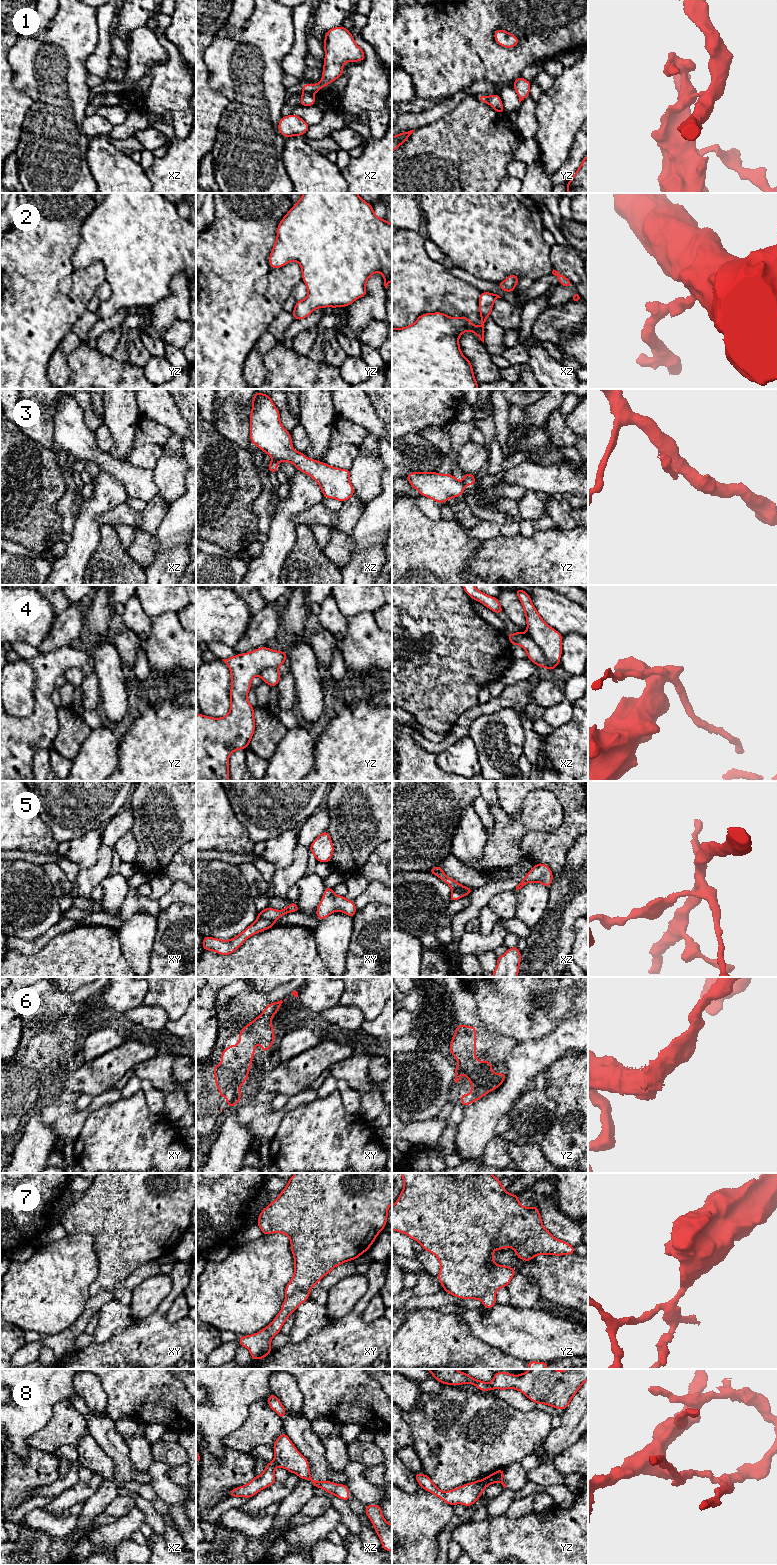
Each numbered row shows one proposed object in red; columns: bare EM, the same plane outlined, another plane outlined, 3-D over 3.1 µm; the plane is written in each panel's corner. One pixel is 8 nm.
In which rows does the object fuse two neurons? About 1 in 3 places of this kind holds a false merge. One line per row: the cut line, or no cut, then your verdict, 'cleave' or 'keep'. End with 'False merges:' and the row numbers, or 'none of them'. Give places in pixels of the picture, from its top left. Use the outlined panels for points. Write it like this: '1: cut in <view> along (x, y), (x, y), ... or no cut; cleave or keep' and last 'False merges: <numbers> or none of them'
1: cut in xz along (304, 91), (313, 94); cleave
2: no cut; keep
3: cut in xz along (272, 459), (279, 461); cleave
4: no cut; keep
5: cut in xy along (257, 917), (274, 921); cleave
6: no cut; keep
7: cut in xy along (310, 1287), (305, 1287), (286, 1297); cleave
8: cut in yz along (484, 1478), (487, 1485); cleave
False merges: 1, 3, 5, 7, 8

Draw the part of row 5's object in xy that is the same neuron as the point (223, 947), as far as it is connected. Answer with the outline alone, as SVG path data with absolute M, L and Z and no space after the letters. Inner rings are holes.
M258 918L244 931L230 940L221 940L210 936L203 937L204 951L211 950L220 955L226 956L235 952L248 938L256 933L268 930L275 925L275 921Z

